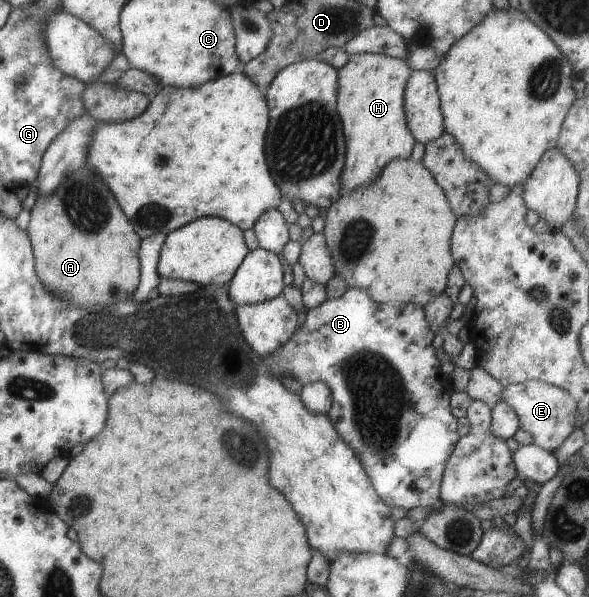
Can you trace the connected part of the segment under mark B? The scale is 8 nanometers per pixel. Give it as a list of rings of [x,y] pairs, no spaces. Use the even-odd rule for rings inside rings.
[[[350,287],[346,289],[342,296],[335,299],[325,298],[322,304],[319,304],[316,308],[308,309],[302,326],[296,329],[281,347],[261,357],[261,363],[265,365],[272,377],[280,378],[282,374],[288,373],[289,376],[301,382],[322,381],[328,386],[331,390],[331,407],[326,414],[329,421],[338,436],[357,454],[358,460],[361,462],[374,490],[378,493],[379,498],[384,501],[384,504],[390,508],[398,506],[398,508],[408,510],[415,506],[436,506],[439,502],[439,486],[442,482],[446,460],[448,460],[455,444],[459,441],[459,436],[456,433],[457,419],[452,416],[449,404],[449,398],[454,389],[451,386],[451,378],[439,371],[441,364],[436,359],[435,349],[431,344],[433,336],[434,334],[428,326],[421,306],[414,303],[375,303],[367,292]]]

